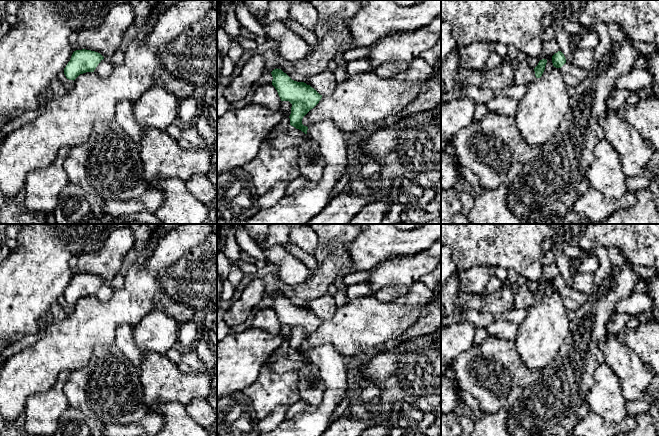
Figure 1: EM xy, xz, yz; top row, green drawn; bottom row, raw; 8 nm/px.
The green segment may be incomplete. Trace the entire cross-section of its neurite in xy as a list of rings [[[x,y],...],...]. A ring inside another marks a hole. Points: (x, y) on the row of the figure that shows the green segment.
[[[76,50],[64,68],[67,79],[75,80],[80,74],[94,72],[99,77],[111,74],[113,65],[109,58],[104,58],[100,53],[91,50]]]

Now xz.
[[[276,68],[271,74],[273,77],[272,85],[277,90],[281,101],[289,101],[292,104],[291,114],[289,116],[290,125],[301,130],[307,137],[320,145],[321,153],[325,159],[323,176],[317,182],[309,181],[304,188],[296,190],[291,195],[284,196],[274,206],[261,209],[256,215],[248,219],[228,221],[220,218],[217,219],[217,224],[306,224],[328,205],[332,199],[331,192],[342,177],[347,164],[345,133],[338,129],[333,121],[323,120],[309,127],[302,124],[303,117],[319,103],[322,95],[310,85],[292,80],[281,69]]]

